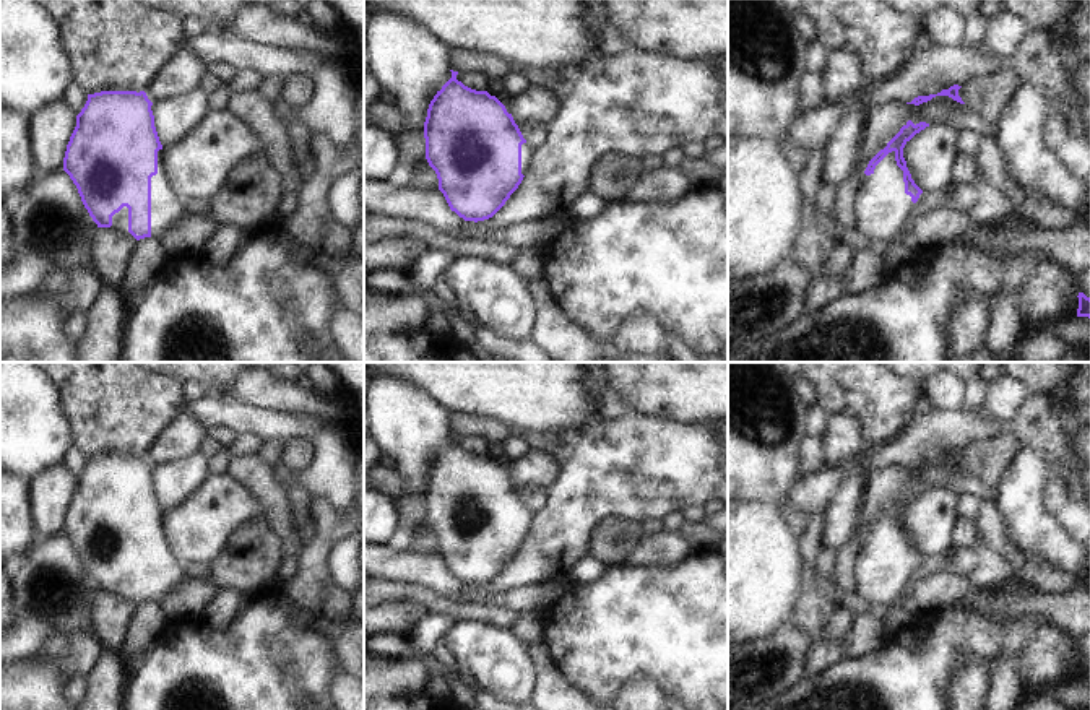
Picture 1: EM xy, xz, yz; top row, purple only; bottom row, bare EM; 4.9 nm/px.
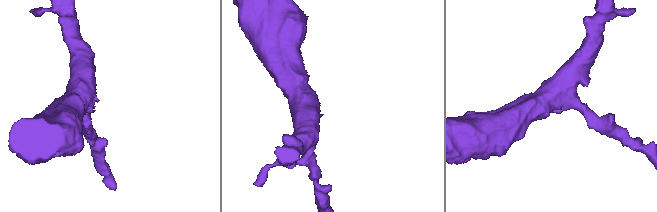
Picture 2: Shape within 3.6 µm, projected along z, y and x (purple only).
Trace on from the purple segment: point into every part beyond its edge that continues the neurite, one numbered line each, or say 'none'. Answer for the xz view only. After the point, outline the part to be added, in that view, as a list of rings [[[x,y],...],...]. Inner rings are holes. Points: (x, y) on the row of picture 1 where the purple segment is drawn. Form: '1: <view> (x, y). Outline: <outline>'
1: xz (527, 151). Outline: [[[528,143],[521,145],[521,174],[526,175],[528,166],[533,159],[534,148],[531,148]]]

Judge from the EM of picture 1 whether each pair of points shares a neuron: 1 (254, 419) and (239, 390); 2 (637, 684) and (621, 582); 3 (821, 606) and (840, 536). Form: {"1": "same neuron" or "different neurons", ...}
{"1": "different neurons", "2": "different neurons", "3": "different neurons"}

